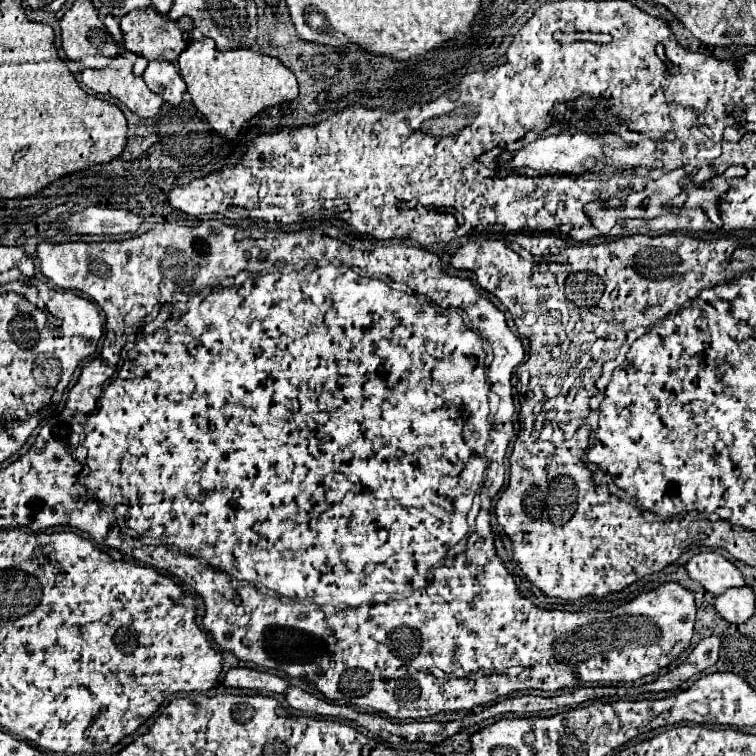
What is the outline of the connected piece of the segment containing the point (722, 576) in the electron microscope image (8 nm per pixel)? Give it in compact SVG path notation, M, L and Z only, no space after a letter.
M704 551L704 553L694 555L686 563L686 569L694 581L702 583L704 589L714 595L722 595L730 587L746 585L740 569L714 551Z

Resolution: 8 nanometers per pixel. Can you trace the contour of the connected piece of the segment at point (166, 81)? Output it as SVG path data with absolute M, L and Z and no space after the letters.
M150 63L144 71L144 81L148 89L158 93L166 103L170 105L182 103L182 97L186 93L186 83L174 65Z

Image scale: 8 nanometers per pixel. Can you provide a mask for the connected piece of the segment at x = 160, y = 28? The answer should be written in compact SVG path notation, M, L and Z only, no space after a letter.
M152 7L142 9L140 13L128 13L128 17L120 19L120 27L124 33L124 47L128 51L148 61L170 61L170 63L176 63L180 53L188 47L194 29L190 17L182 17L180 21L170 21L160 17Z

